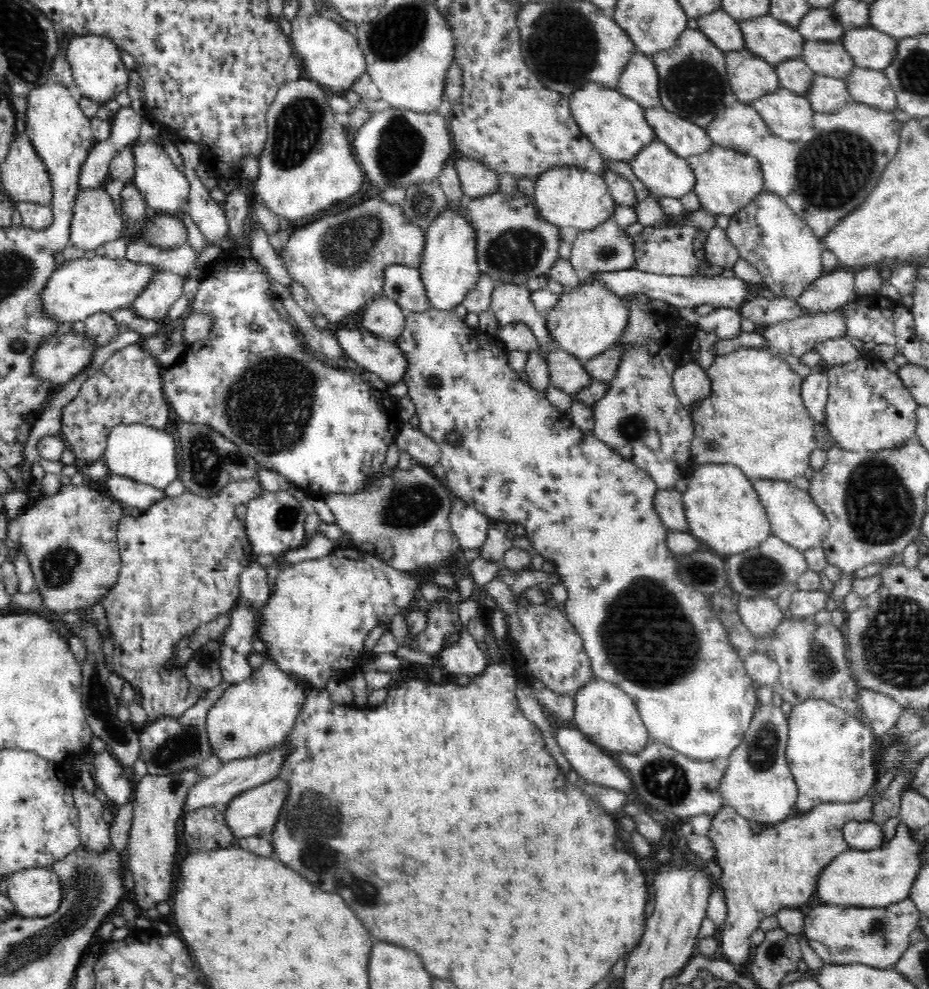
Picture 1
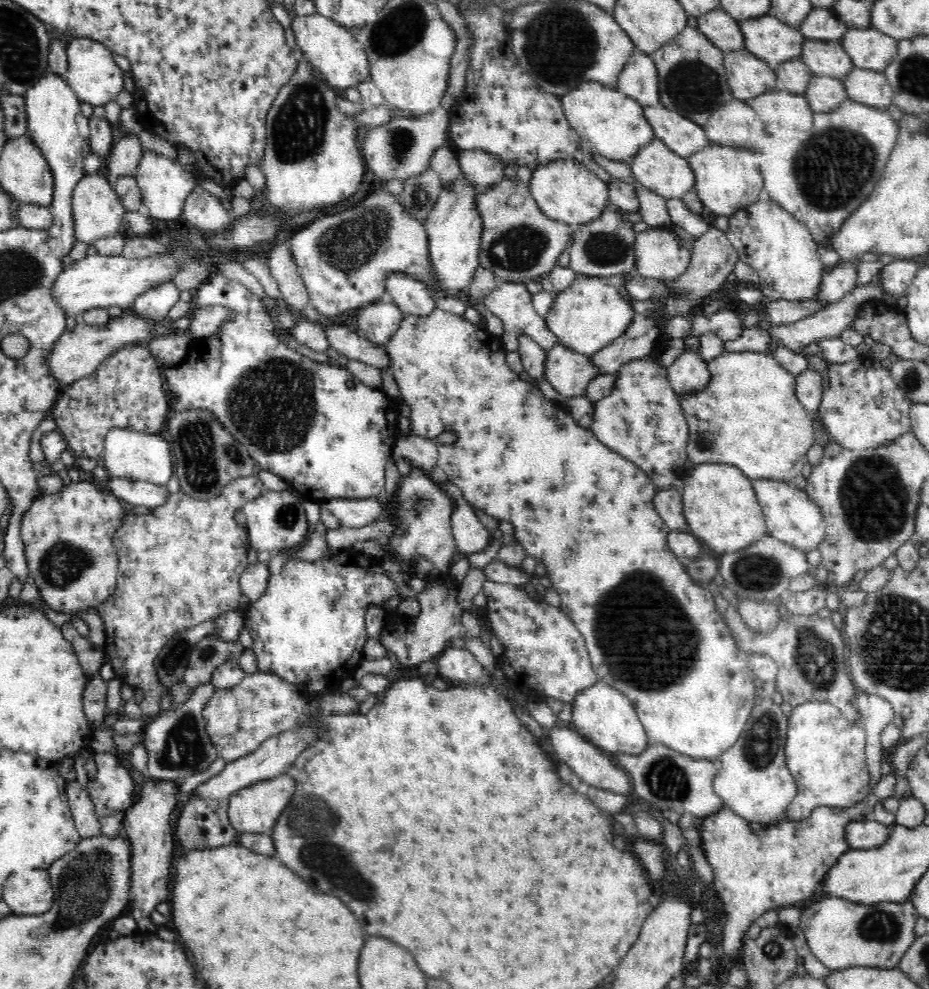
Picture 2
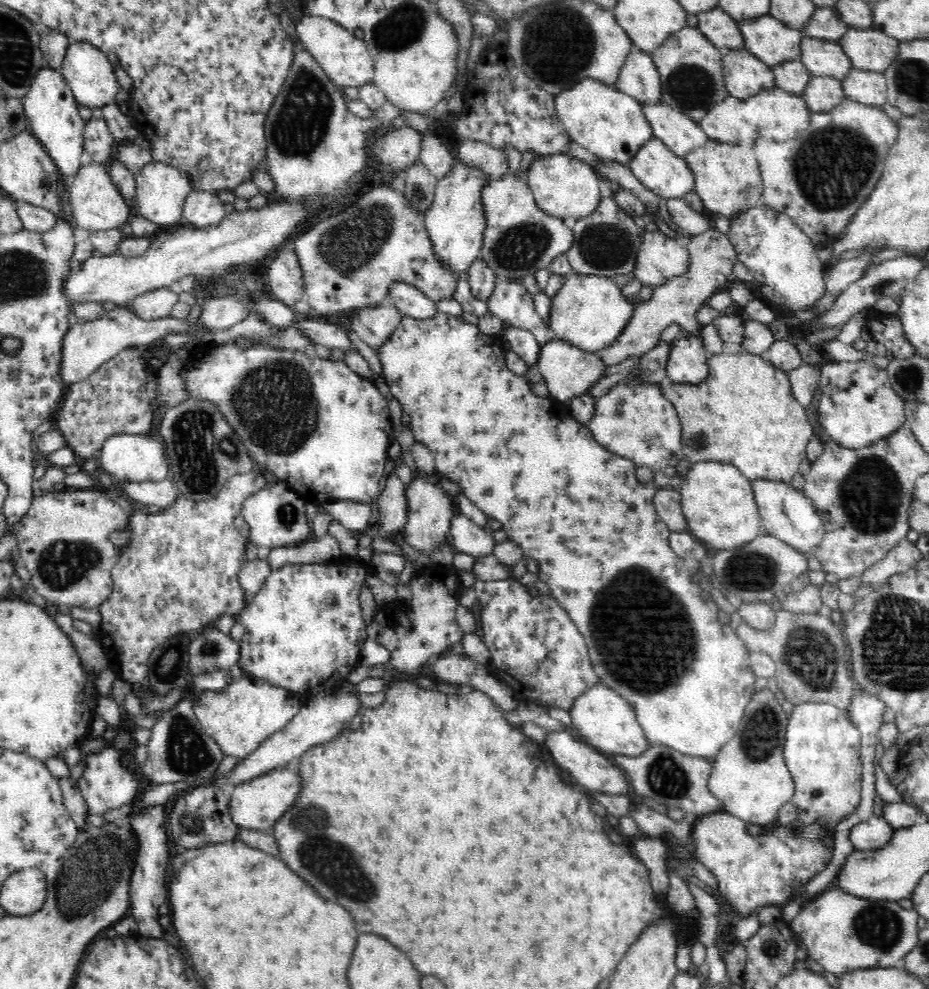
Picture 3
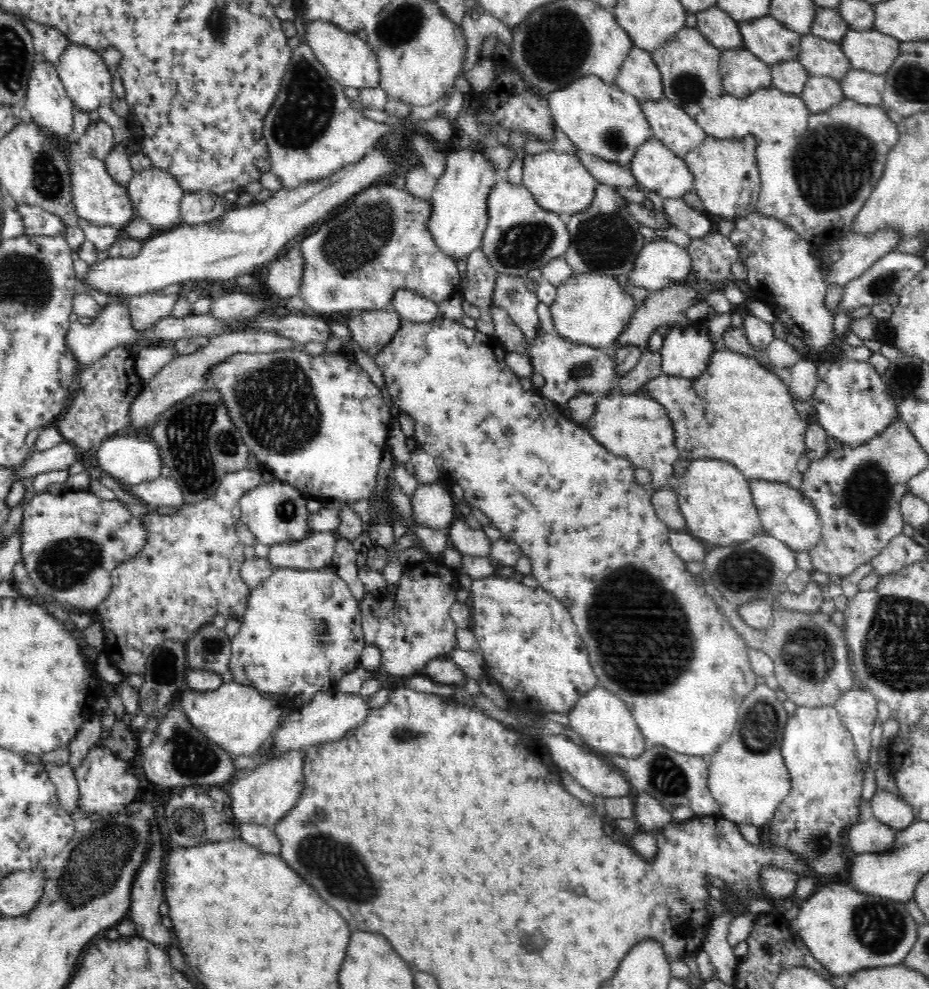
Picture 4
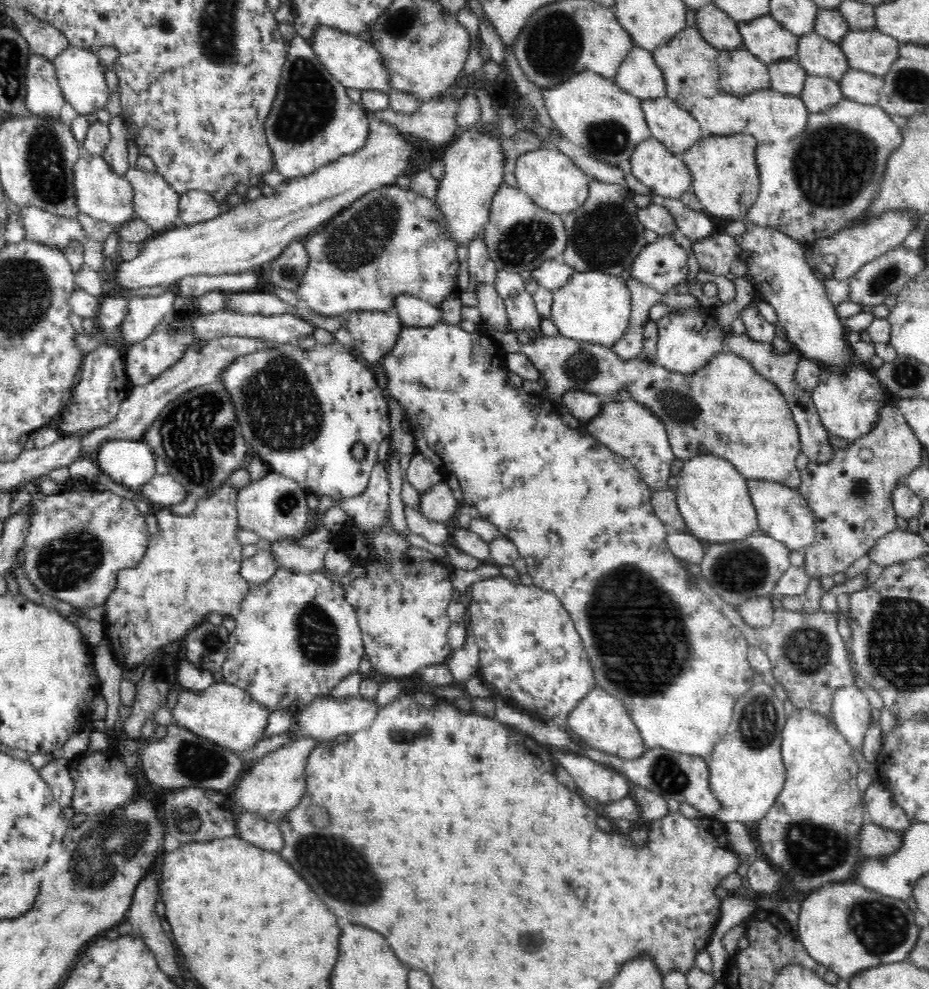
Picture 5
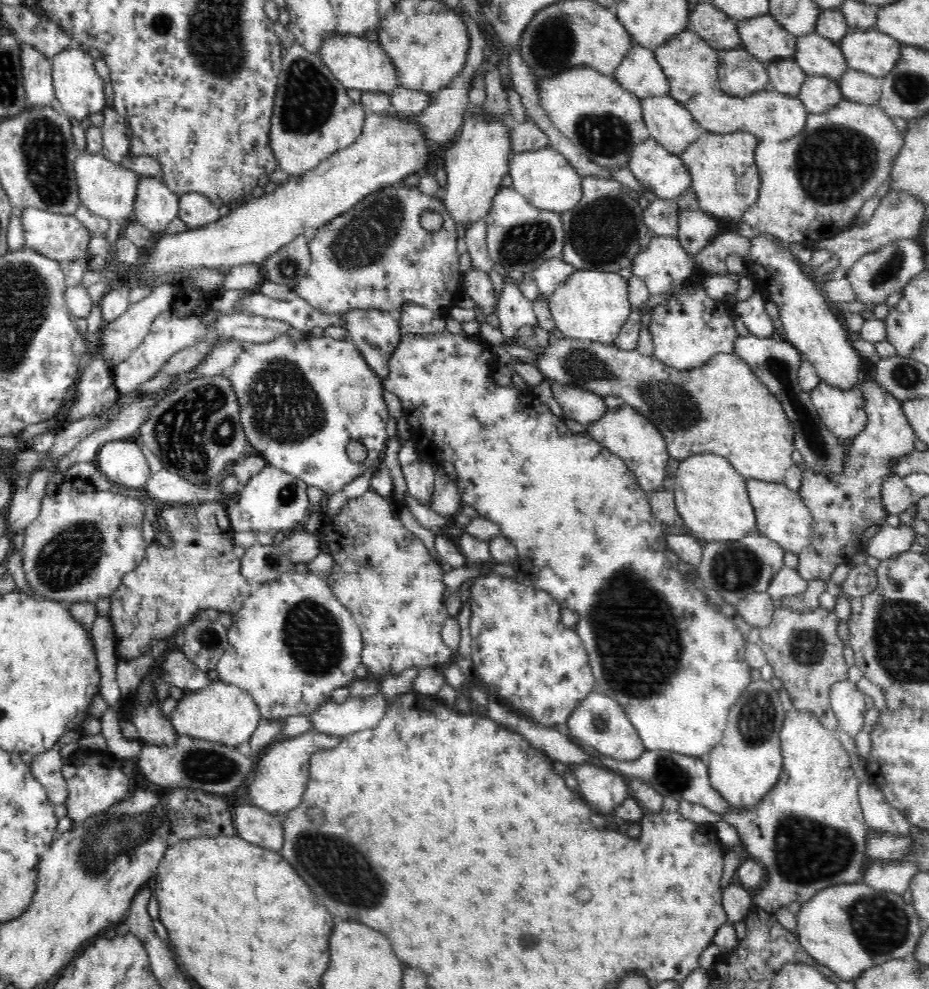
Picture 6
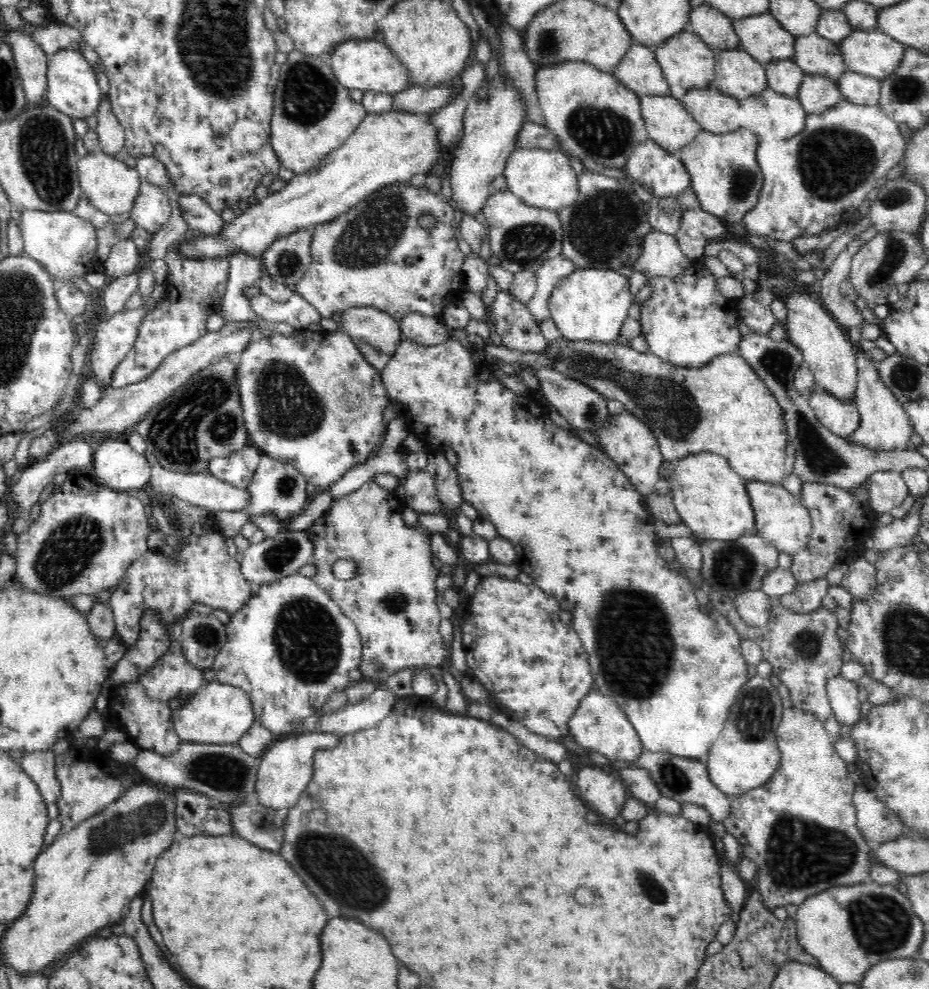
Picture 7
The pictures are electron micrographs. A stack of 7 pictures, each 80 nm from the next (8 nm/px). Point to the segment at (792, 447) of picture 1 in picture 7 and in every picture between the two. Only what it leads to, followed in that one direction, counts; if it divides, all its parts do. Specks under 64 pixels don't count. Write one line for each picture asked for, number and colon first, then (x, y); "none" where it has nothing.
2: (748, 415)
3: (744, 414)
4: (736, 411)
5: (727, 409)
6: (722, 408)
7: (724, 408)

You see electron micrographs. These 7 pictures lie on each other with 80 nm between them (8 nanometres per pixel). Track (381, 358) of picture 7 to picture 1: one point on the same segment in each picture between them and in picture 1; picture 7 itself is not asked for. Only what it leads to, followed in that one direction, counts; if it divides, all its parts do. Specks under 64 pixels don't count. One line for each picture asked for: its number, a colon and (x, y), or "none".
1: (383, 317)
2: (377, 322)
3: (374, 326)
4: (372, 329)
5: (375, 333)
6: (376, 333)

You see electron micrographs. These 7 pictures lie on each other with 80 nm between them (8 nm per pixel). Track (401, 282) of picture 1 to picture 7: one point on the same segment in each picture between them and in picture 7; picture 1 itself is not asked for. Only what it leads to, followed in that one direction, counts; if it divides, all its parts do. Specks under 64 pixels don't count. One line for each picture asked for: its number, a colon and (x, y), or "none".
2: (412, 298)
3: (409, 301)
4: (410, 306)
5: (412, 311)
6: (414, 319)
7: (425, 330)

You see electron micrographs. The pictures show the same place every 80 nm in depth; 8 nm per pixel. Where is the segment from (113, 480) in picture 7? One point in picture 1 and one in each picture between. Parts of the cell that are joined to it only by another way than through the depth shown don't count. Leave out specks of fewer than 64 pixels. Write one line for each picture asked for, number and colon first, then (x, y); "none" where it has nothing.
1: (145, 454)
2: (129, 454)
3: (135, 458)
4: (131, 459)
5: (130, 463)
6: (123, 462)

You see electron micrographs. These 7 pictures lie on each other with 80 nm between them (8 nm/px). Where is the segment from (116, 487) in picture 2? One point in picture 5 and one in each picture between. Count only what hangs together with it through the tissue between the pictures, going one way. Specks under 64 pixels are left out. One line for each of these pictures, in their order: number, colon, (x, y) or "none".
3: (162, 494)
4: (164, 491)
5: (163, 489)

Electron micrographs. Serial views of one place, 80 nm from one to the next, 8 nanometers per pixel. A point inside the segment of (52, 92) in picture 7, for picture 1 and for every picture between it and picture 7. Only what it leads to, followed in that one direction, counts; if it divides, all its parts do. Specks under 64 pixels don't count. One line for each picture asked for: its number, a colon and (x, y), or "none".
1: (99, 72)
2: (93, 73)
3: (88, 71)
4: (88, 83)
5: (80, 75)
6: (80, 90)

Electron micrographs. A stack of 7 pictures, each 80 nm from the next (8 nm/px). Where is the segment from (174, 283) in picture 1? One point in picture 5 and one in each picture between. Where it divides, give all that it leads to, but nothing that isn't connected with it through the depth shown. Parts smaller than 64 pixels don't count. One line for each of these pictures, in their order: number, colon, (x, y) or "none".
2: (156, 303)
3: (154, 305)
4: (146, 309)
5: (144, 313)

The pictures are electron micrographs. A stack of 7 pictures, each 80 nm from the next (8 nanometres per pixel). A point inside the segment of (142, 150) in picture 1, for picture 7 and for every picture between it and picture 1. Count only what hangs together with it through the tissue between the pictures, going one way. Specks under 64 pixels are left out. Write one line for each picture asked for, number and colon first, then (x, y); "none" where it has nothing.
2: (164, 186)
3: (161, 189)
4: (154, 194)
5: (155, 201)
6: (156, 206)
7: (151, 210)

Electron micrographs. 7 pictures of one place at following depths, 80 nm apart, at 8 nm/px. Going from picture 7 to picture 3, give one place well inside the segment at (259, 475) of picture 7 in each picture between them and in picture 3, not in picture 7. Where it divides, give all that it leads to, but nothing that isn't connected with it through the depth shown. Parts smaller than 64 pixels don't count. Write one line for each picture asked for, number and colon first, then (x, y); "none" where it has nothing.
3: (276, 515)
4: (275, 511)
5: (275, 507)
6: (272, 501)

